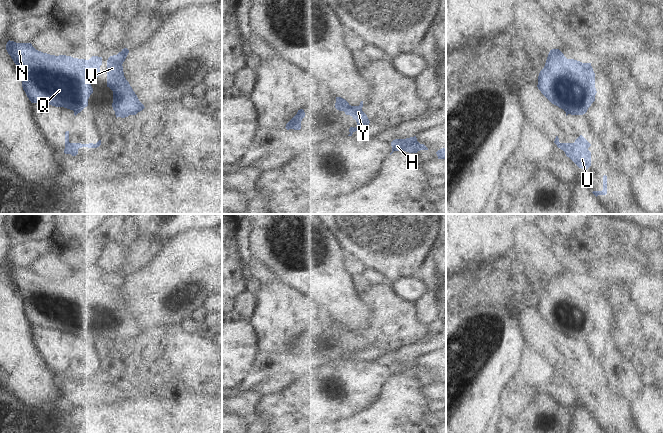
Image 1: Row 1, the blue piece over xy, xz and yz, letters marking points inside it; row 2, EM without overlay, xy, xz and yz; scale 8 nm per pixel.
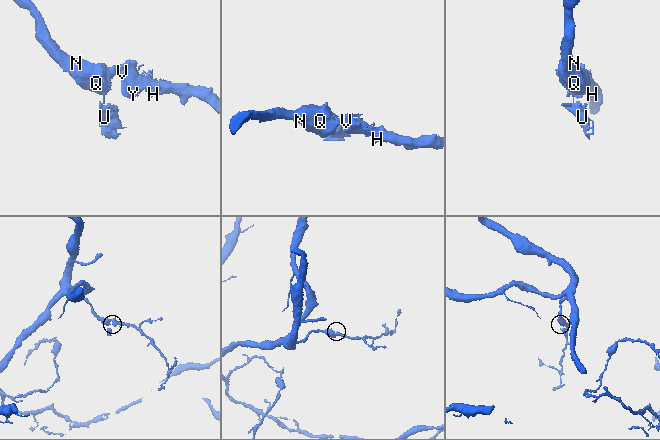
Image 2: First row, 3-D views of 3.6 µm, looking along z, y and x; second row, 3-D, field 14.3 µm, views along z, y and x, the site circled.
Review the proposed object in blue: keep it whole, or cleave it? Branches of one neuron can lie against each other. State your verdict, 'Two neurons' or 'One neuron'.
Two neurons.

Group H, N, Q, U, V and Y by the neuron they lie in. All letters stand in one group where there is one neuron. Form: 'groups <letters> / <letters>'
groups H N Q V Y / U

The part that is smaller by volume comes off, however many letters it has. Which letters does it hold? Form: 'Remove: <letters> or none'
Remove: U.

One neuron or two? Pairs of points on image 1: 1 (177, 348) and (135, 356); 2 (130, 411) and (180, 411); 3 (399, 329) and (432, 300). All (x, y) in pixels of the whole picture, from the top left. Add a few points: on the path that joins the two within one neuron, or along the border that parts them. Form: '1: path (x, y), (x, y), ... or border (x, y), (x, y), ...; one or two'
1: path (167, 348), (145, 349); one
2: path (142, 411), (168, 411); one
3: border (416, 303), (417, 316), (428, 328), (428, 334); two

